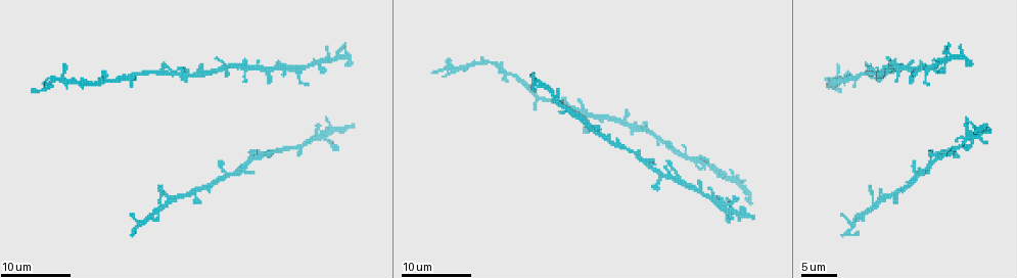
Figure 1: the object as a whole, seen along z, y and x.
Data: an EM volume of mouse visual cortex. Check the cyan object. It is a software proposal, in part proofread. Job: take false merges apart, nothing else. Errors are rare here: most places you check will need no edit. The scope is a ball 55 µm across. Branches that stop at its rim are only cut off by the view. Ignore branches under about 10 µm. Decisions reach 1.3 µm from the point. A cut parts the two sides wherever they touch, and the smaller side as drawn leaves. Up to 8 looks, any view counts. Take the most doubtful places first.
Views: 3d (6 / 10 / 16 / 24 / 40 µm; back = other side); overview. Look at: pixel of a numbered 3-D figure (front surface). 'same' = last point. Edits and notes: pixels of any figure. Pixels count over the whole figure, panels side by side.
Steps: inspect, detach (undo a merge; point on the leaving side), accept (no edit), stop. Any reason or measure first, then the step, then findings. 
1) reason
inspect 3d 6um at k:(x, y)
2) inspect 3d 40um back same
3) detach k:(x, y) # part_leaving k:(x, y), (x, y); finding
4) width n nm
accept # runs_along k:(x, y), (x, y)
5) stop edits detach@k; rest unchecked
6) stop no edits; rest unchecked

inspect 3d 10um at 1:(111, 82)

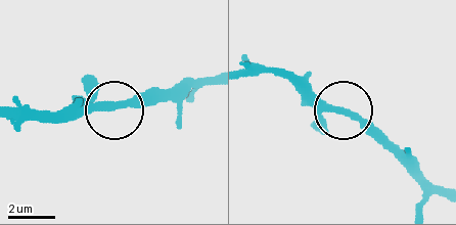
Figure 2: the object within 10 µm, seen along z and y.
accept # runs_along 2:(212, 80), (141, 91), (106, 108), (66, 108); continuous, no second neuron

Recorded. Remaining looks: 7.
three arms meet
inspect 3d 10um at 1:(631, 152)

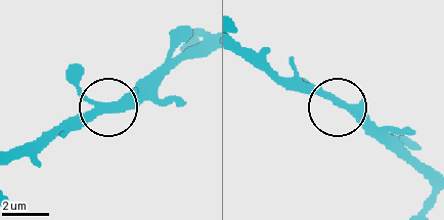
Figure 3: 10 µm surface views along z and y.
accept # runs_along 3:(431, 182), (293, 67); all the same neuron

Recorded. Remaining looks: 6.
sudden change in width
inspect 3d 16um at 1:(706, 195)

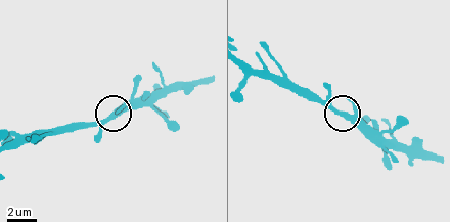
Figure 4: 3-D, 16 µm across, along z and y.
accept # continuous, no second neuron

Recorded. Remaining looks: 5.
three arms meet
inspect 3d 16um at 1:(691, 159)

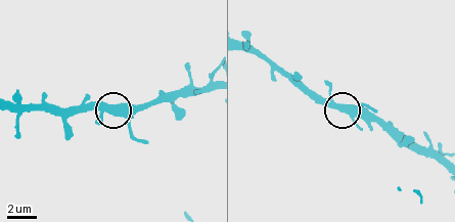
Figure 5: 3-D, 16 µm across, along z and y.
arms 3
accept # runs_along 5:(407, 145), (397, 142), (374, 121), (349, 115), (313, 92); all the same neuron

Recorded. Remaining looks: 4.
stop no edits; rest unchecked

